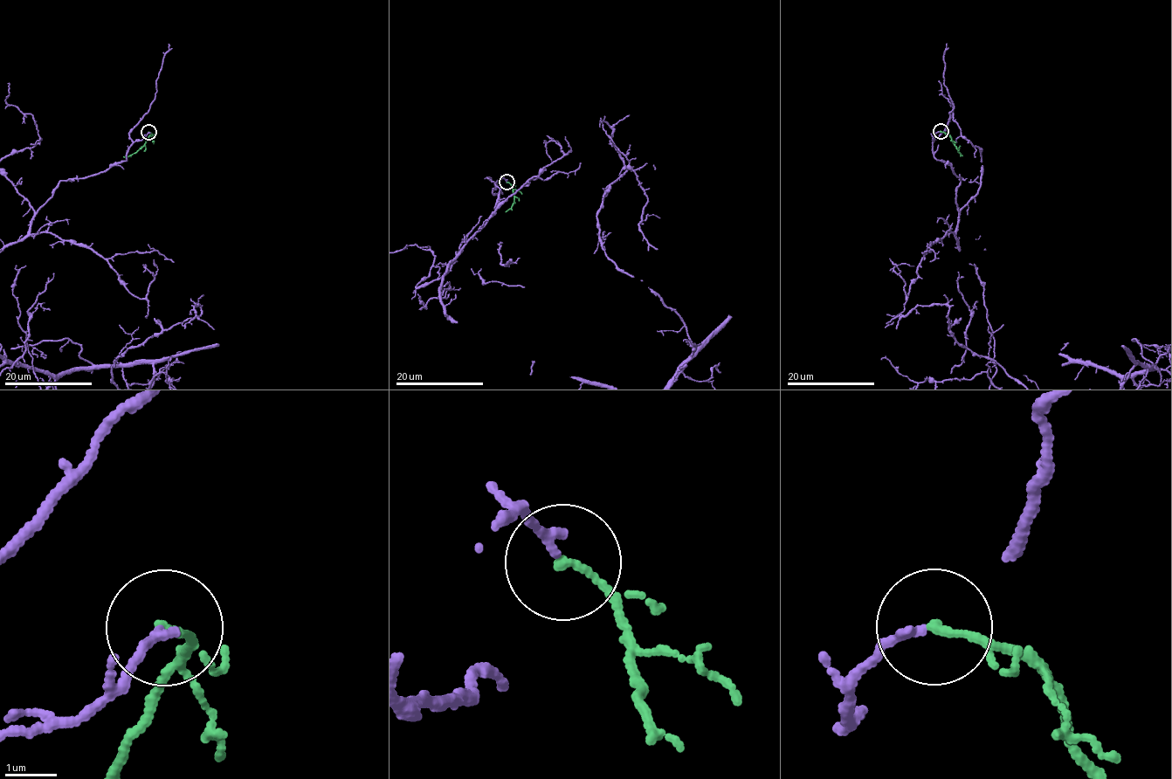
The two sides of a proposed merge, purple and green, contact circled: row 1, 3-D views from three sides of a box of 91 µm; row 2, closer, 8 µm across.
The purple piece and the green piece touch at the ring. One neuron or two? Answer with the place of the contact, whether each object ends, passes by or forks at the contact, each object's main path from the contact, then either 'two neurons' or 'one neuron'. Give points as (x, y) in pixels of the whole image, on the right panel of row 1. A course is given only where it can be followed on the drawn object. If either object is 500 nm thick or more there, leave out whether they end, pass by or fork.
place (941, 131); purple ends; green ends; course green (941, 132), (947, 134), (961, 156); one neuron

